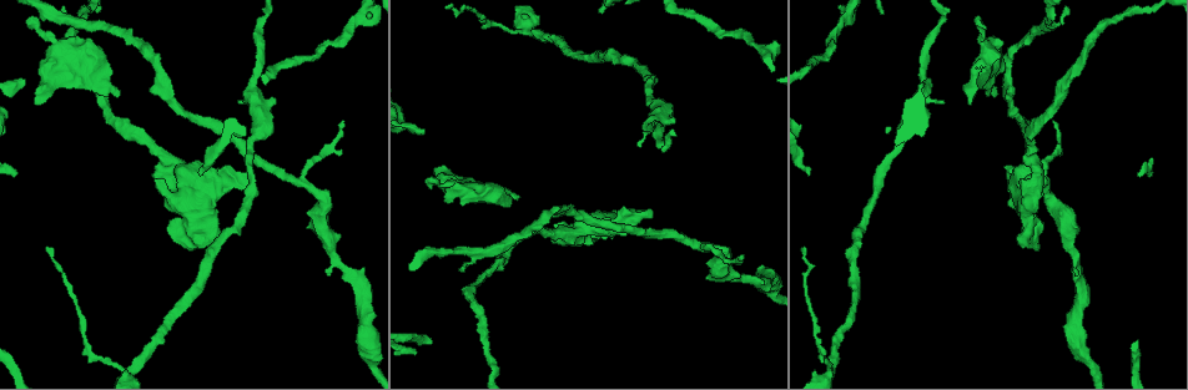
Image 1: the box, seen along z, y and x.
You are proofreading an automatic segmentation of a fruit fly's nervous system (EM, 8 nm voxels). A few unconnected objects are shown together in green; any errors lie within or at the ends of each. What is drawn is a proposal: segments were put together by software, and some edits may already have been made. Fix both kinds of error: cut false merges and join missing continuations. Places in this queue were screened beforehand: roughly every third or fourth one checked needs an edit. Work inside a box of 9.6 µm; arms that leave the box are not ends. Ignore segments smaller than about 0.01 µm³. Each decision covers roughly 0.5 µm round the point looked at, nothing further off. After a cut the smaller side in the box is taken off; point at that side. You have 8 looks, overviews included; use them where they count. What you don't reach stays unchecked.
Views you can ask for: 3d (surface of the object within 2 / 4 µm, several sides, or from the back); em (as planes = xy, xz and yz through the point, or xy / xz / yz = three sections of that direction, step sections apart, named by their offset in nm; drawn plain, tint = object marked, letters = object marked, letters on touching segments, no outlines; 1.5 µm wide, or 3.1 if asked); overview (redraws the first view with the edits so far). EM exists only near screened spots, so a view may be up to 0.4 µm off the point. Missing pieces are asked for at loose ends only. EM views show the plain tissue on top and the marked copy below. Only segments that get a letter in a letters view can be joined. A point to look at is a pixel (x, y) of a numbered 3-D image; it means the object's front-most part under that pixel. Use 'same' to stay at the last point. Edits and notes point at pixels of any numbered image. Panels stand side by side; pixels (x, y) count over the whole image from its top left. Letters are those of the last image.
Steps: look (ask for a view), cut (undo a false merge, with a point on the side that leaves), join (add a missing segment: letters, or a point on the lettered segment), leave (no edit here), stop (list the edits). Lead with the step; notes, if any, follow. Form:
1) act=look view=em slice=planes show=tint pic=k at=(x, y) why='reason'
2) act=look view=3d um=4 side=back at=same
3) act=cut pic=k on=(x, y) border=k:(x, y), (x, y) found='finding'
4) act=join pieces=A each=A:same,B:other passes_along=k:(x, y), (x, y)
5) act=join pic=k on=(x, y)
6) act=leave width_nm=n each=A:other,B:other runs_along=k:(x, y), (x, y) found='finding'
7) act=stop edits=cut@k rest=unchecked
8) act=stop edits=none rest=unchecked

act=look view=3d um=4 pic=1 at=(25, 21) why='an open end'

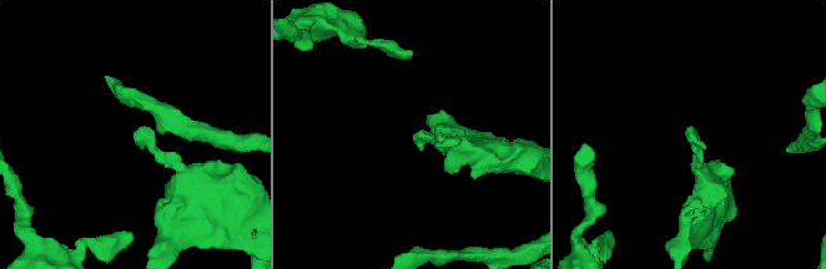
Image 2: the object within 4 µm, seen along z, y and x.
act=look view=em slice=planes show=letters pic=2 at=(136, 131) why='need the tissue'

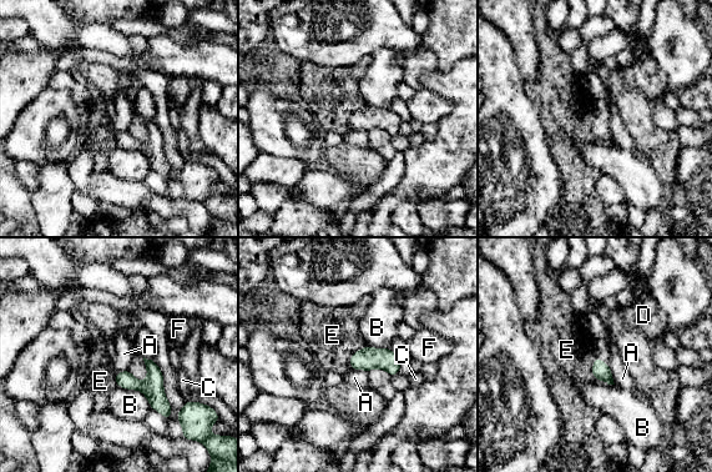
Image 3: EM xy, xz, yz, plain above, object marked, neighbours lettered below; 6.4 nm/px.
act=leave each=A:other,B:other,C:other,D:other,E:other,F:other runs_along=3:(119, 376), (144, 386), (167, 411) found='none of them fits'

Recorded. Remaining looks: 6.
act=look view=em slice=planes show=letters pic=1 at=(135, 369) why='thin arm on a thick one'

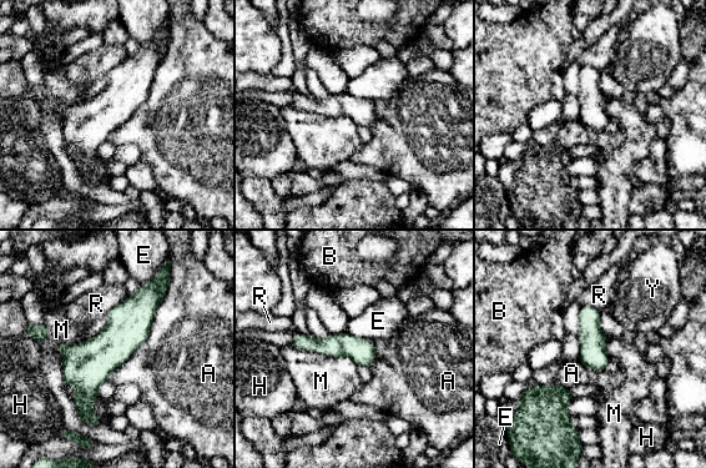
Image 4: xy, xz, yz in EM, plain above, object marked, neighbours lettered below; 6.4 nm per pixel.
act=leave each=A:other,B:other,E:other,H:other,M:other,R:other,Y:other border=4:(291, 346), (347, 356), (357, 366) found='one neuron here'

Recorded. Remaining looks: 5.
act=look view=3d um=2 side=back pic=1 at=(599, 11) why='free end'

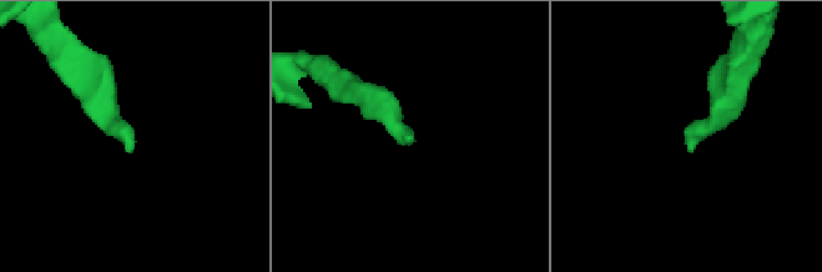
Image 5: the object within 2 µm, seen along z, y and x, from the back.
act=look view=em slice=planes show=letters pic=5 at=(126, 151) why='shape alone is not enough'

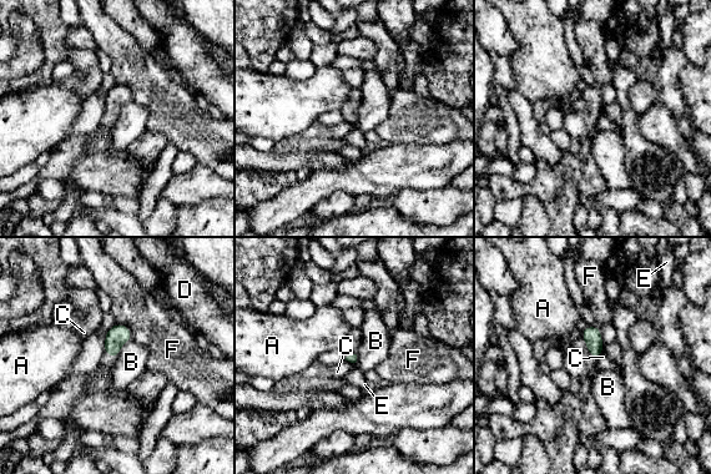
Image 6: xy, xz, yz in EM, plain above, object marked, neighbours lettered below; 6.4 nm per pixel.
act=leave each=A:other,B:other,C:other,D:other,E:other,F:other found='no lettered segment goes on from it'

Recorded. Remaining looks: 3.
act=stop edits=none rest=unchecked

